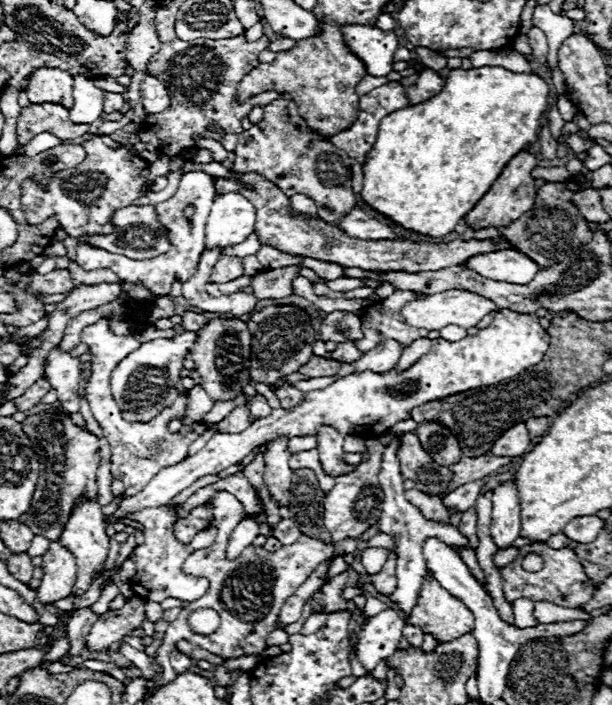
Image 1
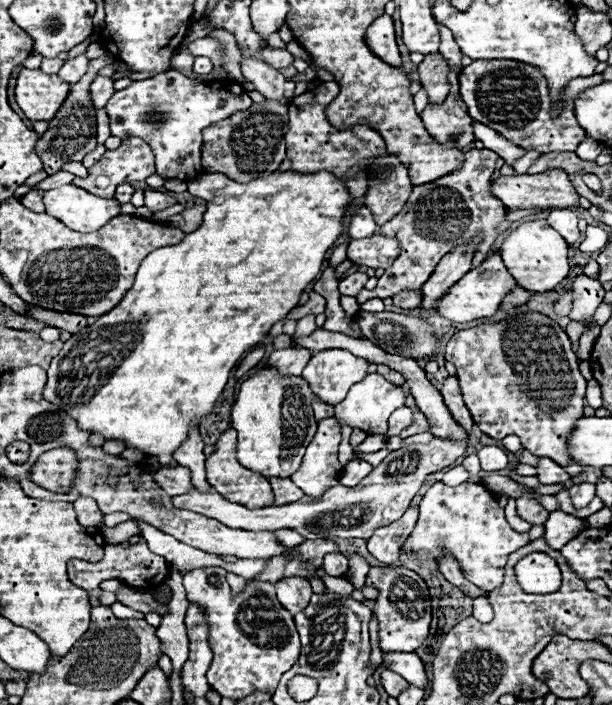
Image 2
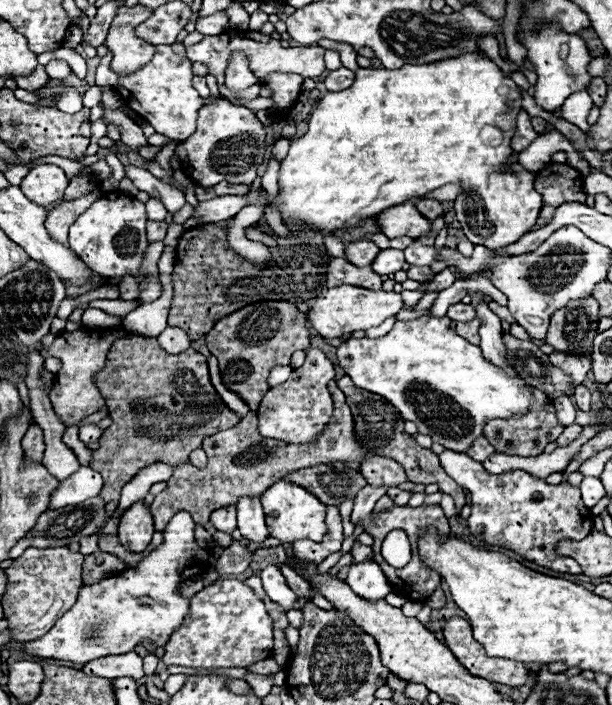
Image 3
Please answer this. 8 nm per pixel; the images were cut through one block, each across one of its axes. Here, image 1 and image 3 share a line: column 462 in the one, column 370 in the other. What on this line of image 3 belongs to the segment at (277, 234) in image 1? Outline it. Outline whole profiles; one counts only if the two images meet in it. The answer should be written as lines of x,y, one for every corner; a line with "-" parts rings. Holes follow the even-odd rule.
362,238
362,240
356,240
356,242
350,242
346,248
344,248
344,258
348,262
352,262
354,266
362,268
362,266
370,266
374,256
378,256
380,248
368,240
368,238

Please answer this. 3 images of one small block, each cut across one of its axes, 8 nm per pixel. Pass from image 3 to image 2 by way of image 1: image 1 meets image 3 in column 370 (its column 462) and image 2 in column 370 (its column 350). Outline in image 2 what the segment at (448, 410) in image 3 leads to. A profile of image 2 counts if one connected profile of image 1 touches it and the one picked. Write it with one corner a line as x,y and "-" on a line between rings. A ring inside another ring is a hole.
368,374
362,382
354,384
348,392
348,396
336,404
336,418
340,418
344,424
352,426
352,428
360,428
368,434
386,434
388,430
388,418
394,410
402,408
406,402
406,392
402,390
402,386
396,386
392,382
388,382
384,376
380,374

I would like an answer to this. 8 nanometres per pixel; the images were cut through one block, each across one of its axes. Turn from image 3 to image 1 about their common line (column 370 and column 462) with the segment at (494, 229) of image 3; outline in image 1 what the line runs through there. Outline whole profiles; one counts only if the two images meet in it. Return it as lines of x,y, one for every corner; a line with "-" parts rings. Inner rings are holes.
502,66
452,70
436,96
416,106
396,110
380,122
376,144
368,152
364,164
360,198
402,228
426,236
444,236
452,232
490,190
504,166
538,140
548,98
548,84
532,72
510,72

